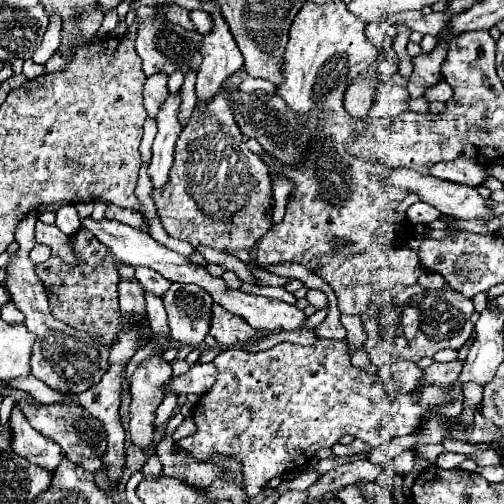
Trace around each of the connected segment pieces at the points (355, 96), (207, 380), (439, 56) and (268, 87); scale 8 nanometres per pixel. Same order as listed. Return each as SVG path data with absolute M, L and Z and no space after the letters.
M366 76L366 78L358 78L356 82L352 82L352 86L348 86L346 94L344 94L344 110L354 116L354 118L366 118L372 102L374 102L374 86L380 80L376 76Z
M194 364L186 374L170 378L170 382L164 386L164 396L168 394L176 394L176 396L206 394L214 382L216 382L214 364Z
M436 46L432 54L418 54L416 58L412 58L414 72L406 86L412 98L420 98L428 86L440 80L440 62L444 62L444 56L446 56L444 50L446 48Z
M248 76L239 86L243 92L251 92L255 90L263 90L268 94L273 94L275 86L261 78L252 78Z

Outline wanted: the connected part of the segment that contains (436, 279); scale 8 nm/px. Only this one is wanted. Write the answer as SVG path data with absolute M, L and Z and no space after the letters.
M426 272L424 276L420 276L420 280L418 280L424 288L442 288L444 286L444 276L440 276L440 274L436 274L436 272Z

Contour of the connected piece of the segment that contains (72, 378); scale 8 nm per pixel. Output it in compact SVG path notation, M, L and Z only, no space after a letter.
M30 212L30 216L24 216L20 224L16 226L16 242L18 252L6 266L6 288L12 296L14 306L26 314L26 328L36 334L36 342L32 346L30 356L30 368L32 376L46 382L50 388L56 388L60 392L68 392L76 386L92 386L98 384L108 372L108 348L98 344L90 334L80 332L76 328L70 328L68 324L52 318L50 304L46 298L46 290L40 284L40 278L34 272L34 262L30 260L30 250L34 248L34 224L36 224L36 212Z

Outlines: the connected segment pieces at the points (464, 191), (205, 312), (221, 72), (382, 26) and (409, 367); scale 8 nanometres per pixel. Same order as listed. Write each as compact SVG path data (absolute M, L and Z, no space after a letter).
M392 168L390 174L386 176L384 184L394 186L394 188L400 188L400 190L410 192L410 194L418 194L420 202L426 202L426 204L438 208L438 212L448 214L448 216L454 216L454 218L462 218L462 220L478 220L478 218L484 218L484 220L488 220L486 216L490 214L490 208L486 208L484 198L474 188L464 186L464 184L444 182L444 180L434 178L434 176L424 176L424 174L418 174L418 172L408 170L408 168Z
M172 284L162 304L176 346L200 346L210 328L212 298L194 284Z
M212 10L214 28L206 34L202 34L202 64L198 70L198 82L196 82L196 96L200 106L204 106L212 96L218 94L222 82L238 72L244 64L244 58L234 42L234 36L230 34L230 28L226 20Z
M374 22L366 26L366 38L382 52L384 50L384 38L386 38L386 22Z
M394 362L390 366L380 366L378 376L386 386L398 392L412 392L422 378L422 370L414 362Z

